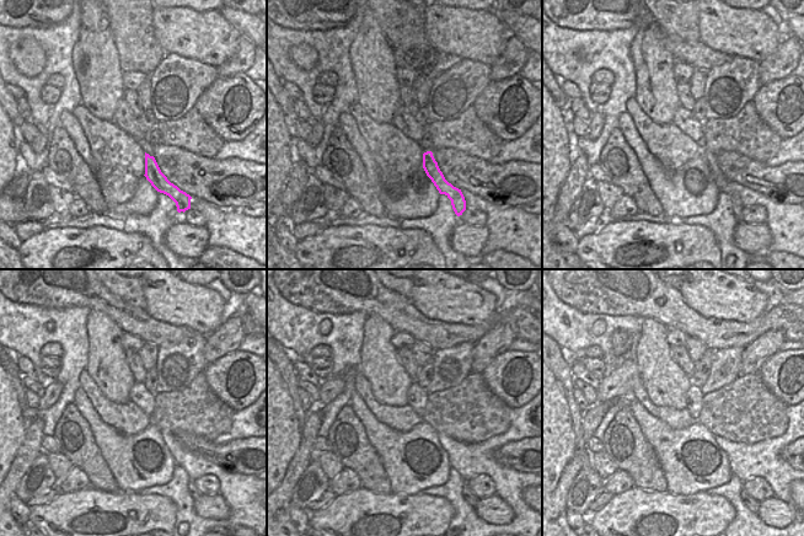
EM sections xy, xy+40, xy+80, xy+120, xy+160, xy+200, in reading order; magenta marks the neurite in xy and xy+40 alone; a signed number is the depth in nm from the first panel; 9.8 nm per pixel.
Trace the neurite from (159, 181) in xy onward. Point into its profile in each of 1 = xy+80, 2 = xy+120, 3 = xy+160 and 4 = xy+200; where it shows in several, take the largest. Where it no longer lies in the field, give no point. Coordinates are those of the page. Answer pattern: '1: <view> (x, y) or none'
1: xy+80 (719, 178)
2: xy+120 (194, 493)
3: xy+160 (470, 497)
4: xy+200 (754, 505)

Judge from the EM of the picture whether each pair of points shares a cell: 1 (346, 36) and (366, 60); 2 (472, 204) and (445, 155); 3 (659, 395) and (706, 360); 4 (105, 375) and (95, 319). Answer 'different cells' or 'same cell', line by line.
1: different cells
2: different cells
3: different cells
4: same cell

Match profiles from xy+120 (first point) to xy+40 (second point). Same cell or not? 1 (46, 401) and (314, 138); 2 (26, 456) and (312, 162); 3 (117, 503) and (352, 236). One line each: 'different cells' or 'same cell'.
1: same cell
2: different cells
3: same cell

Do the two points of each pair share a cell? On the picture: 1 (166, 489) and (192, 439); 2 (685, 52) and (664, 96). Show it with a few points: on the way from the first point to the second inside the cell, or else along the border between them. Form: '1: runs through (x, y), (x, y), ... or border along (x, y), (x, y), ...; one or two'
1: border along (171, 432), (186, 449), (212, 462); two
2: border along (655, 37), (675, 58); two

